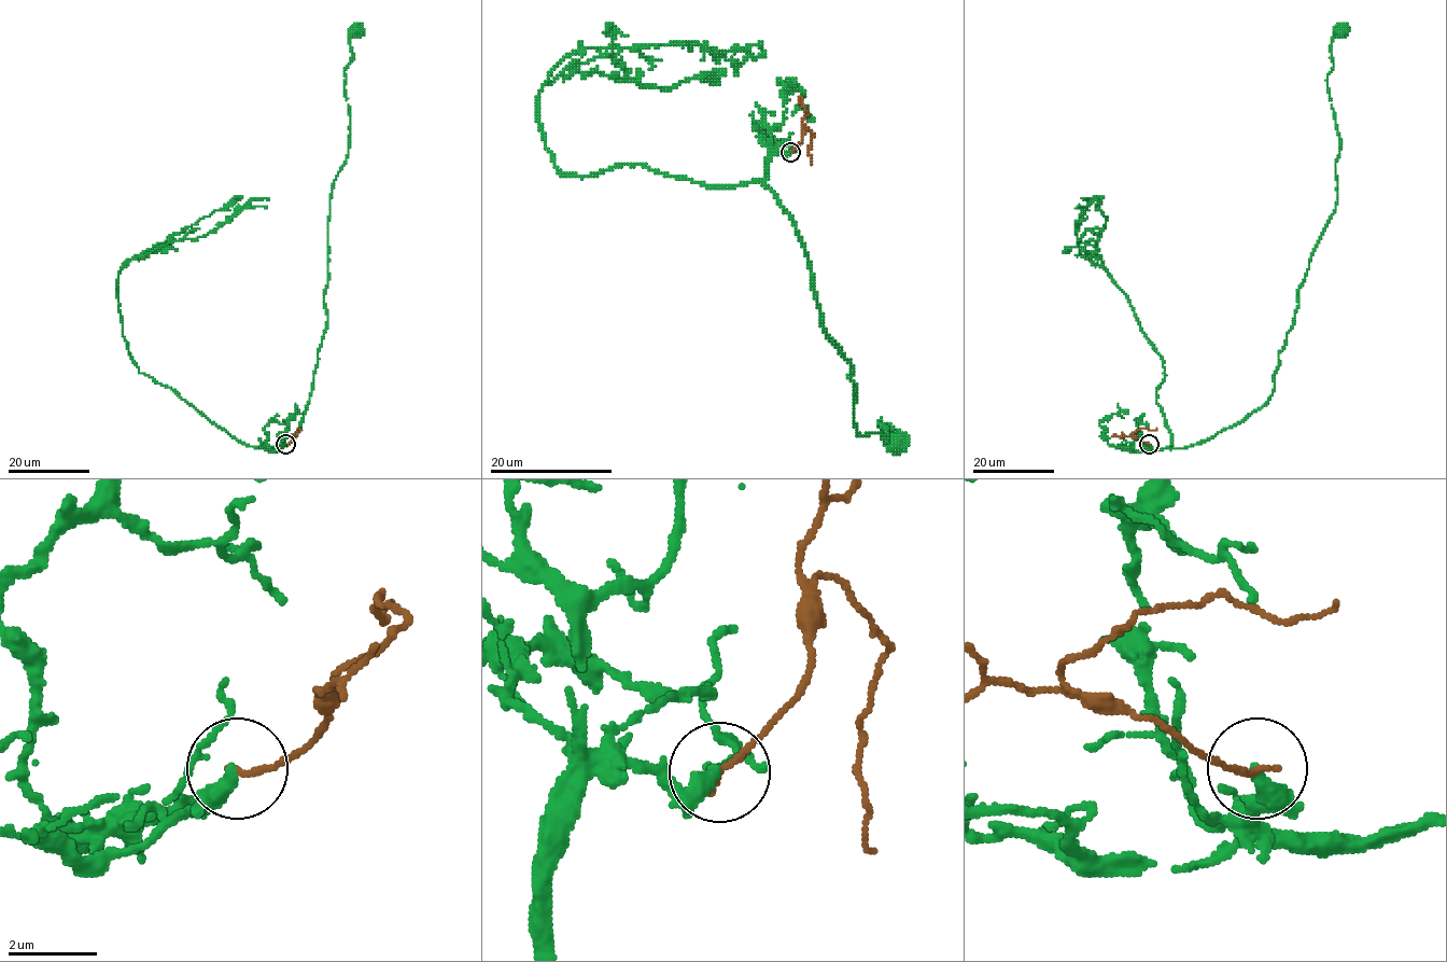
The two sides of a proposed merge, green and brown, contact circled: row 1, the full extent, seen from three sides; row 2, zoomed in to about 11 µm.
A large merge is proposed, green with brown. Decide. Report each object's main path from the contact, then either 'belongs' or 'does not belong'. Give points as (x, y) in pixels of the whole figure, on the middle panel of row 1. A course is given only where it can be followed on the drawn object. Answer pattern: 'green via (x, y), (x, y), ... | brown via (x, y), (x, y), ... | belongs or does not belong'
green via (790, 152), (770, 157), (764, 184), (853, 370), (856, 432), (885, 440), (881, 420), (893, 436) | brown via (790, 152), (801, 140), (804, 125), (812, 136), (809, 154), (812, 163) | does not belong

